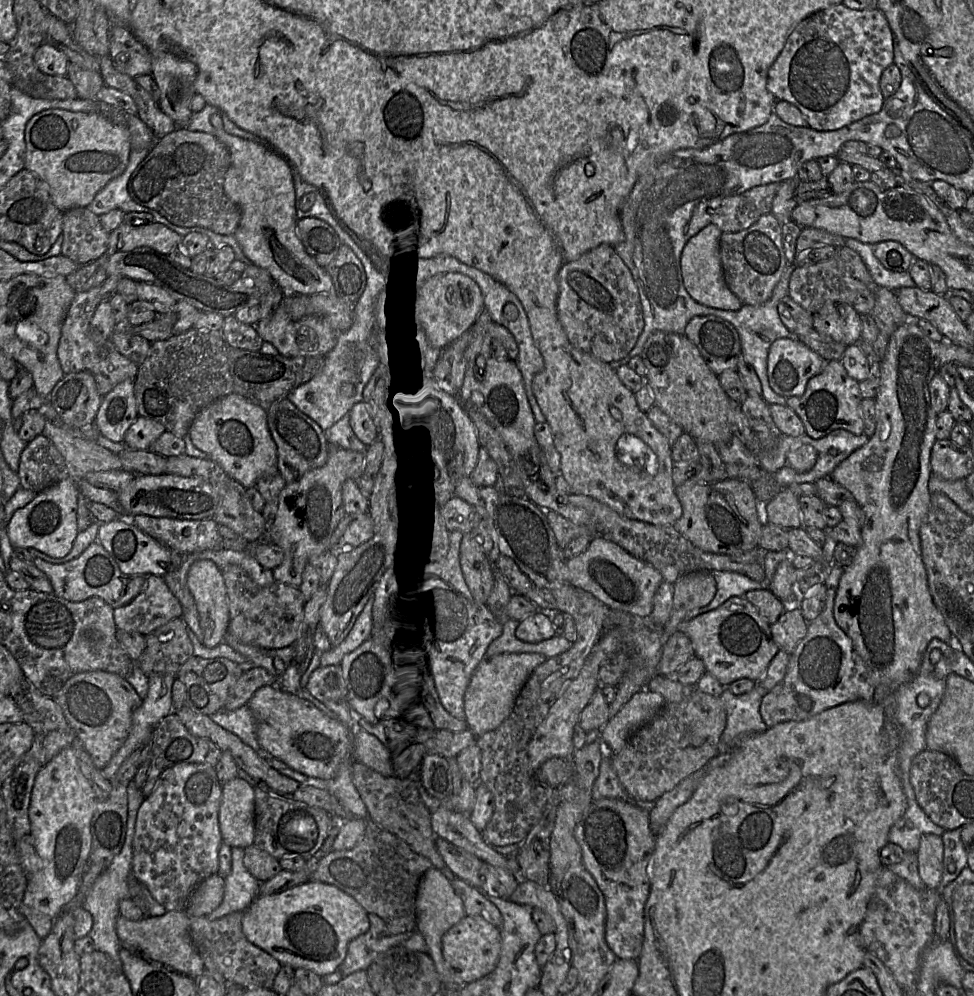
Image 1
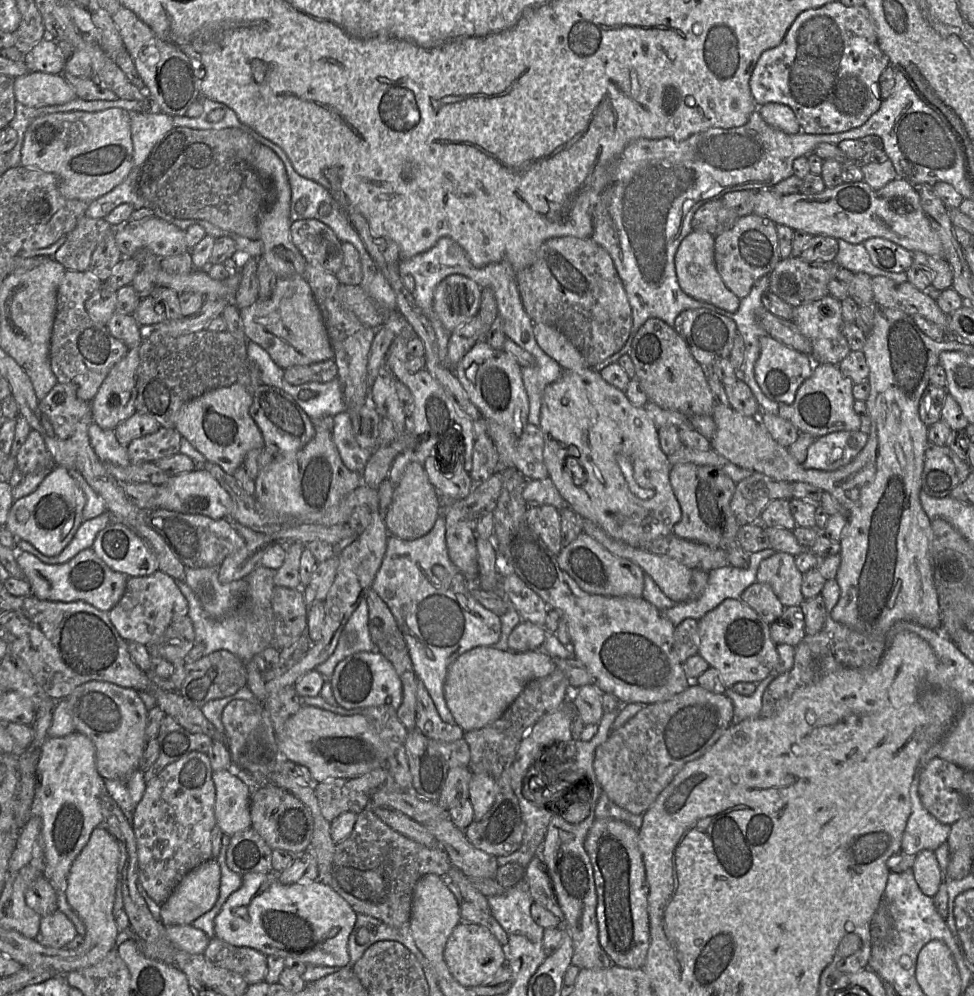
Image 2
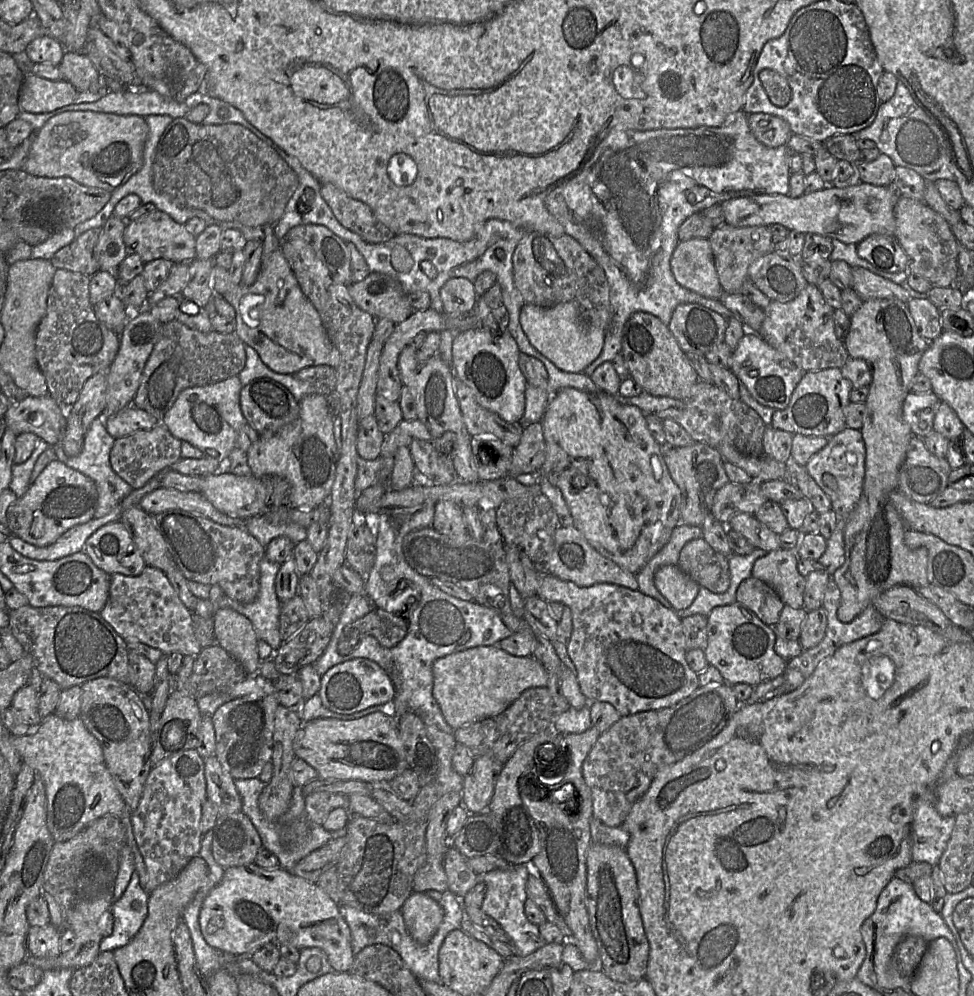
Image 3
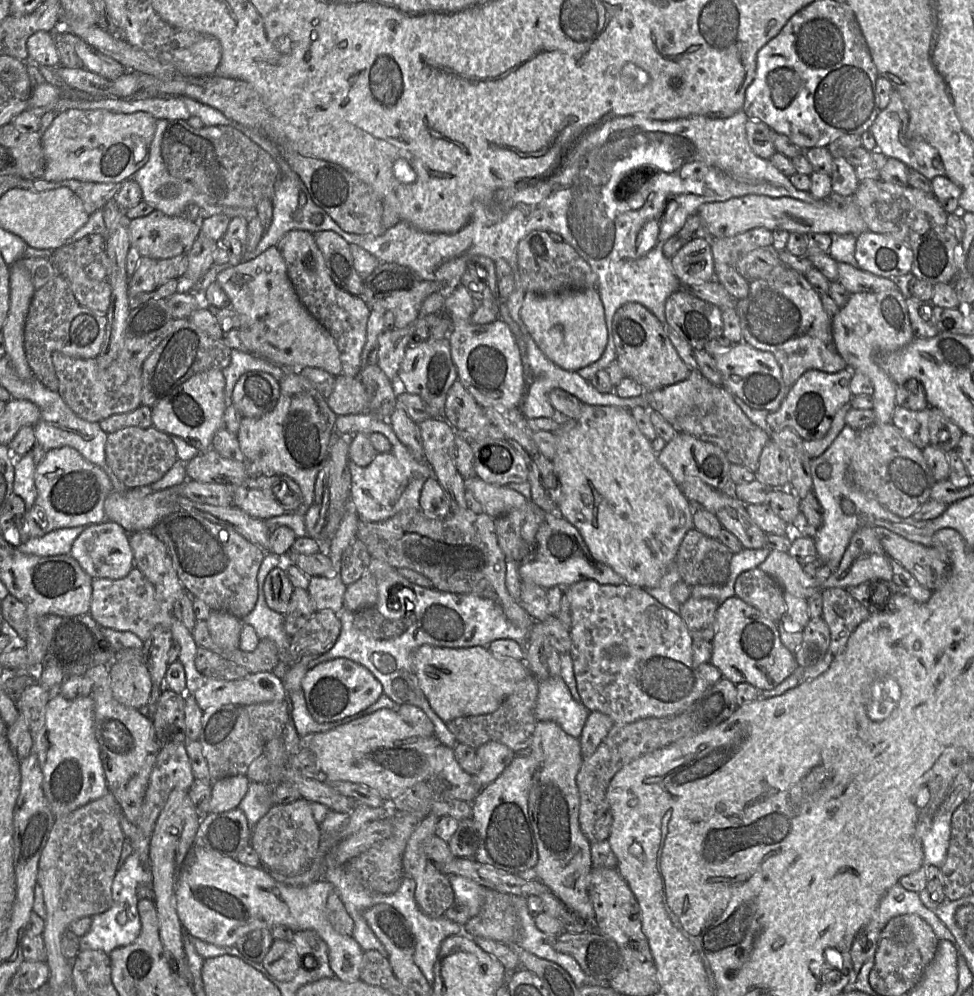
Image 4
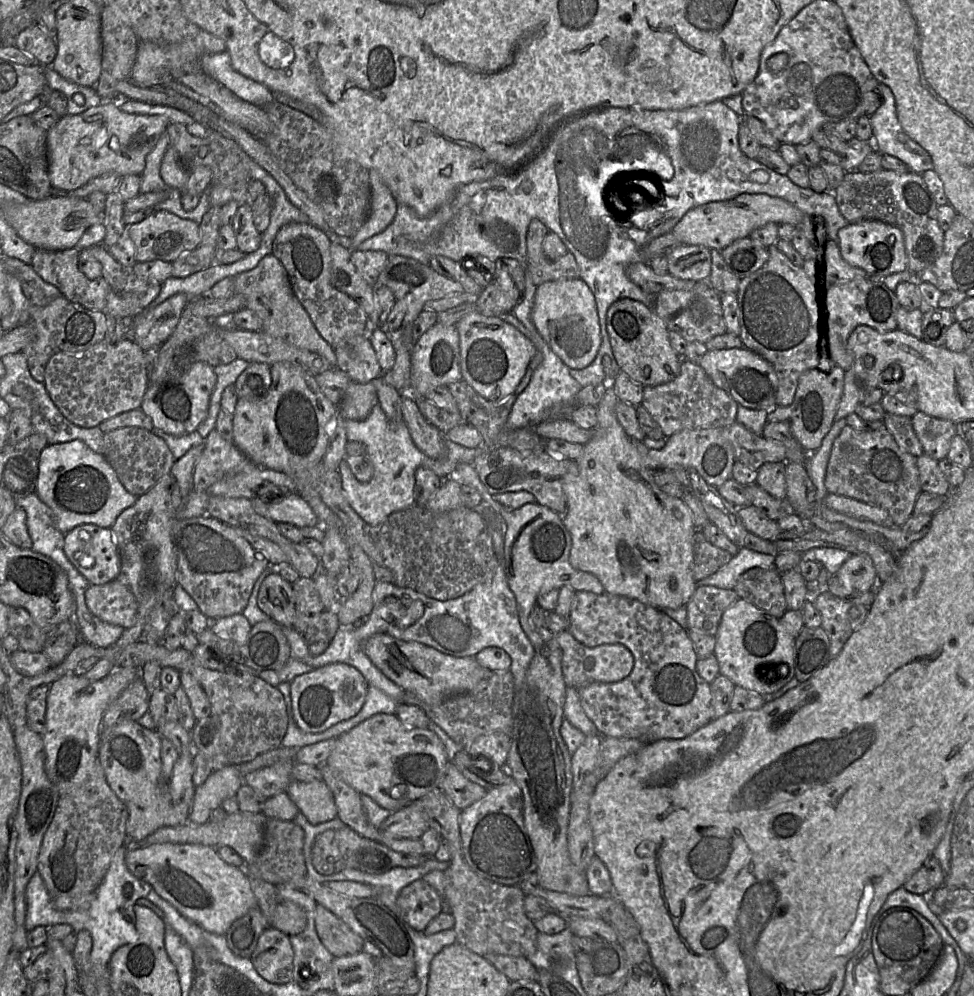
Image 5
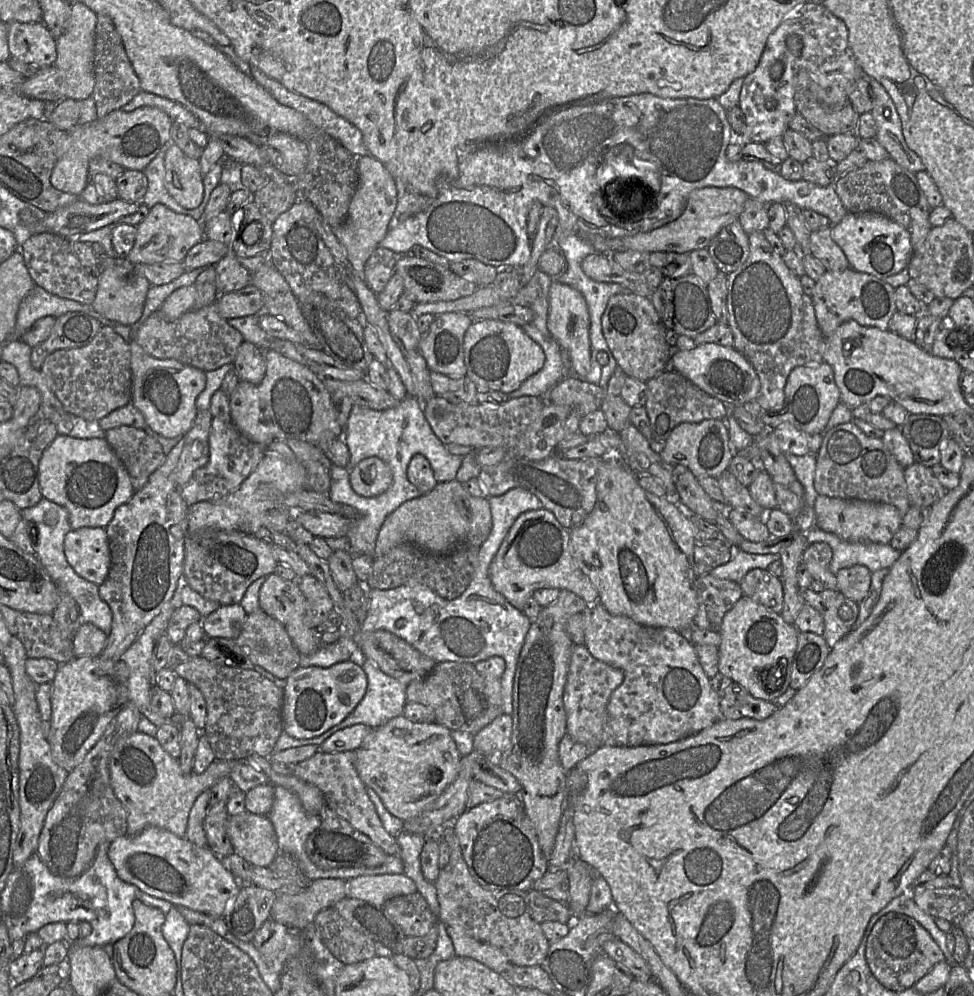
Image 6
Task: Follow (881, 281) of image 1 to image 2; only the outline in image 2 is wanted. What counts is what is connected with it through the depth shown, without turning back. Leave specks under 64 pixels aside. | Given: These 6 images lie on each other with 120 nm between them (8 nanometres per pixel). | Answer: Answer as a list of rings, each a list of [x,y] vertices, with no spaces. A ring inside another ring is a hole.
[[[837,239],[837,242],[838,253],[833,261],[839,267],[854,274],[865,273],[870,277],[885,276],[899,283],[907,281],[906,272],[887,272],[874,266],[863,243],[852,244],[842,239]]]

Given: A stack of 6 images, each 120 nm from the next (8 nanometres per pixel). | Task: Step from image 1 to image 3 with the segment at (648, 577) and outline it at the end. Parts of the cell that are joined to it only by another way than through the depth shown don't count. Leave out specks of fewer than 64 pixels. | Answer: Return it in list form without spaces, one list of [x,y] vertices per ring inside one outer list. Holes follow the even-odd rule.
[[[559,526],[555,531],[554,549],[544,563],[546,570],[559,579],[572,581],[578,586],[588,587],[594,584],[610,583],[632,590],[638,589],[636,574],[628,572],[612,560],[602,556],[574,526]]]

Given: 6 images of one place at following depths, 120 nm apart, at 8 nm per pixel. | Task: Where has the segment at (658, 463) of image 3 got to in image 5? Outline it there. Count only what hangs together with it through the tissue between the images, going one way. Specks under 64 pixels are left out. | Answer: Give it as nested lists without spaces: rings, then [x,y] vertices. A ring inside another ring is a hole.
[[[608,388],[596,406],[597,409],[597,425],[591,430],[593,432],[591,439],[584,444],[582,455],[576,459],[577,472],[568,473],[562,479],[562,489],[566,497],[566,512],[562,516],[563,524],[571,535],[572,545],[570,550],[570,563],[577,569],[584,572],[589,572],[596,576],[603,585],[605,592],[613,595],[625,596],[631,599],[638,600],[643,604],[658,608],[658,609],[676,609],[681,606],[686,606],[690,597],[697,588],[697,582],[693,577],[693,548],[694,536],[696,527],[691,515],[691,512],[683,500],[679,497],[668,495],[661,491],[655,484],[653,479],[653,470],[648,468],[641,458],[634,441],[626,434],[623,427],[617,420],[615,406],[620,401],[613,389]]]

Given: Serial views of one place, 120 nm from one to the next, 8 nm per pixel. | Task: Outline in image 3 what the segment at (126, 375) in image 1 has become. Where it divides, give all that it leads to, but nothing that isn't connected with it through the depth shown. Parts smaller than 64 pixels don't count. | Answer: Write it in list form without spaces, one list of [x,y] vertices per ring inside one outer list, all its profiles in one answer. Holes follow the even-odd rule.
[[[57,269],[49,289],[45,316],[36,331],[36,358],[46,379],[48,394],[65,408],[76,403],[91,376],[109,369],[120,347],[120,334],[108,328],[93,311],[89,300],[90,277]]]

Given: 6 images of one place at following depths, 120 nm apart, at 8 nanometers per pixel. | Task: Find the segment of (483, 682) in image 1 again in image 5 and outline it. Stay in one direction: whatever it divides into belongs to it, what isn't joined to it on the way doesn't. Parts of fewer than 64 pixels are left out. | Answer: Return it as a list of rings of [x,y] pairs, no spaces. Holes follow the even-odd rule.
[[[377,633],[362,643],[364,653],[372,663],[389,679],[398,684],[405,691],[414,693],[428,705],[439,705],[448,697],[472,690],[480,681],[488,676],[488,669],[482,667],[474,657],[456,657],[444,654],[430,646],[416,641],[404,641],[386,633]]]

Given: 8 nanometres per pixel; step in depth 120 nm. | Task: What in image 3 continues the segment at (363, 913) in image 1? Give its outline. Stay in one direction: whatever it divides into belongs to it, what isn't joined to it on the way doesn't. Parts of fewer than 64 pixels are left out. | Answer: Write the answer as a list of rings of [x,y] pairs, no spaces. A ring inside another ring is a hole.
[[[256,864],[226,868],[221,881],[203,900],[199,924],[204,939],[212,948],[233,955],[251,958],[254,952],[268,943],[277,946],[290,944],[299,950],[318,947],[324,950],[336,972],[348,972],[355,958],[351,931],[340,906],[317,883],[283,868],[265,869]]]

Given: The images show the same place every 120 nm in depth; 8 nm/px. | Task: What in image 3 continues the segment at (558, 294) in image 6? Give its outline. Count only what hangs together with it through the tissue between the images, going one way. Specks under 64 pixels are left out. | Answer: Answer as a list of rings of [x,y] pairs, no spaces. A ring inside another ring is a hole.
[[[575,301],[552,307],[525,303],[520,311],[519,320],[532,346],[561,371],[581,373],[603,350],[606,332],[590,327],[583,319],[583,311],[579,303]]]

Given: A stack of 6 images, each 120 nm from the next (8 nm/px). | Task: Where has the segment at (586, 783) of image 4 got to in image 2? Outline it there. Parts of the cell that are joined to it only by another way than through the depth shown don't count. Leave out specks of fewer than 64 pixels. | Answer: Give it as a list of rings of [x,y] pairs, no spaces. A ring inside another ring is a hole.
[[[691,683],[684,691],[667,700],[644,706],[643,709],[629,719],[622,727],[611,731],[607,740],[596,749],[593,767],[601,791],[606,793],[609,799],[617,806],[633,814],[643,814],[654,803],[659,794],[667,787],[667,785],[673,780],[674,776],[683,768],[685,764],[701,757],[717,742],[724,731],[732,724],[733,713],[733,704],[724,693],[719,694],[708,691],[696,683]]]

